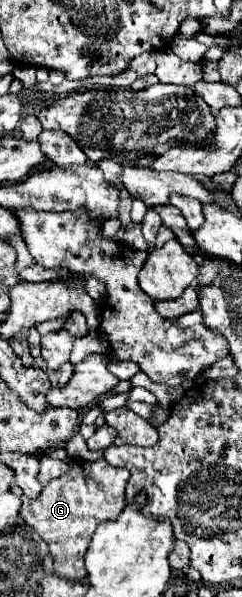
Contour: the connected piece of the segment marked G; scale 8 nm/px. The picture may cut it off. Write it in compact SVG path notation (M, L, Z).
M58 447L42 455L66 461L68 471L62 477L52 479L44 487L38 499L22 497L20 517L24 519L28 527L32 527L48 543L48 551L54 559L54 573L68 581L84 581L88 575L84 567L84 553L90 545L90 539L96 527L102 521L116 519L126 507L124 489L126 489L130 471L108 465L104 457L98 461L72 459L68 457L64 447Z

